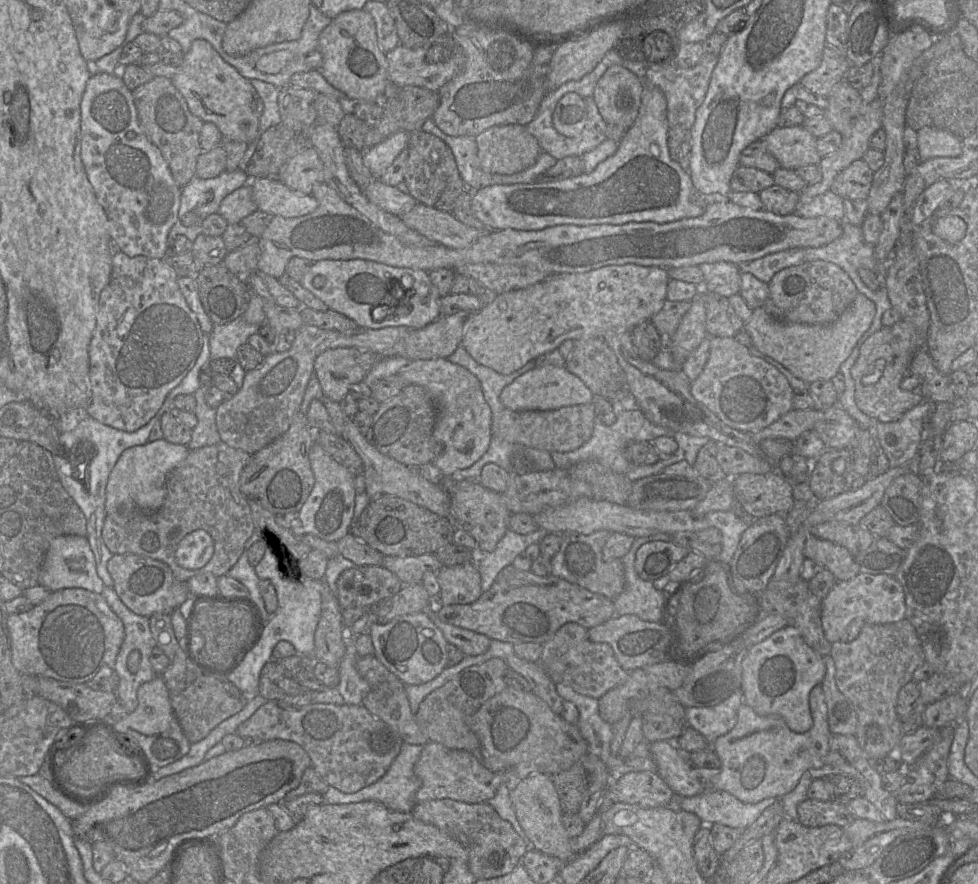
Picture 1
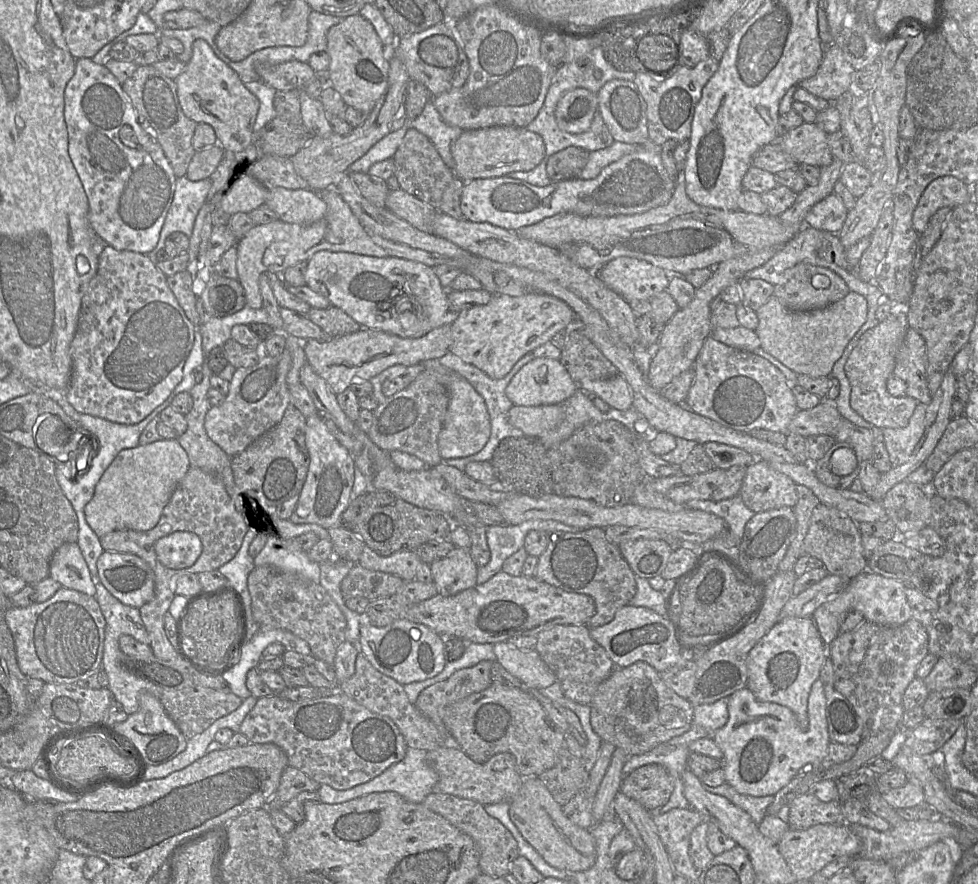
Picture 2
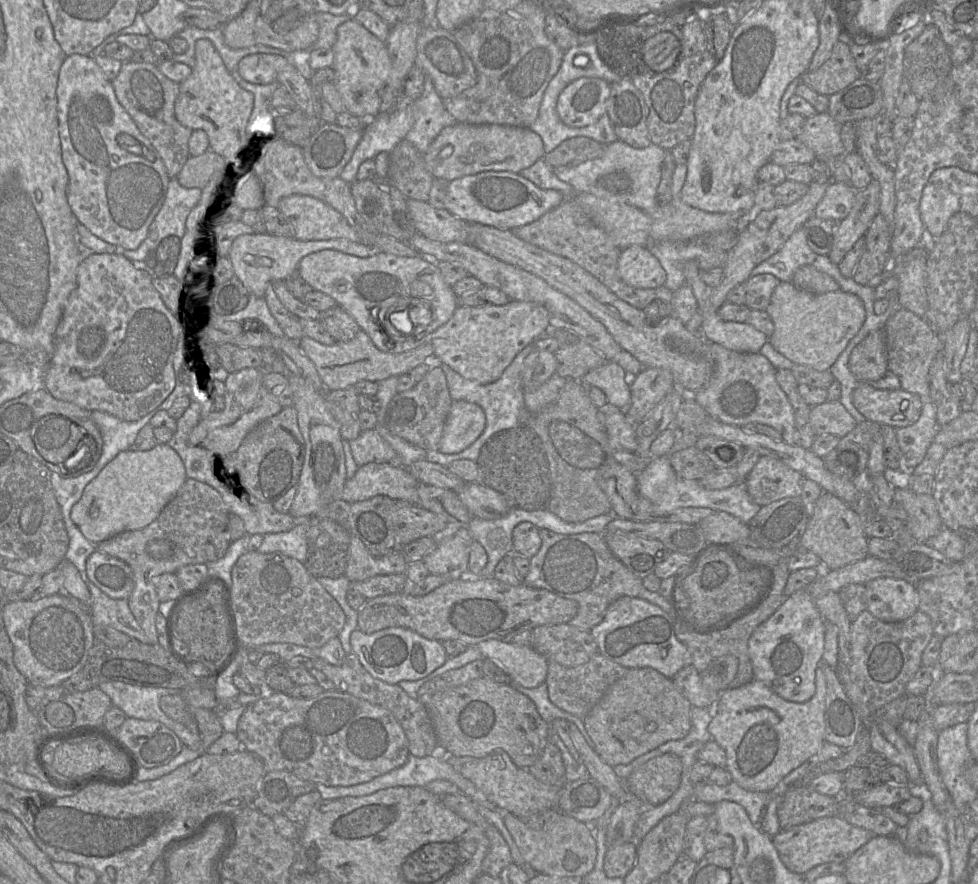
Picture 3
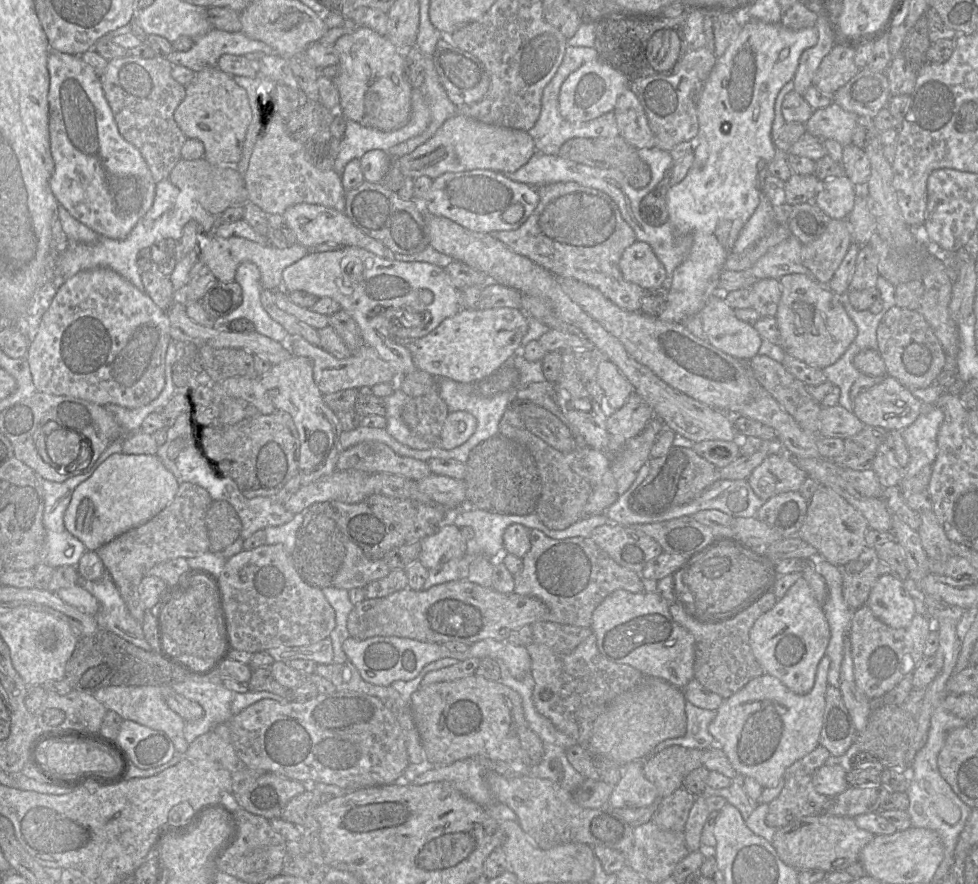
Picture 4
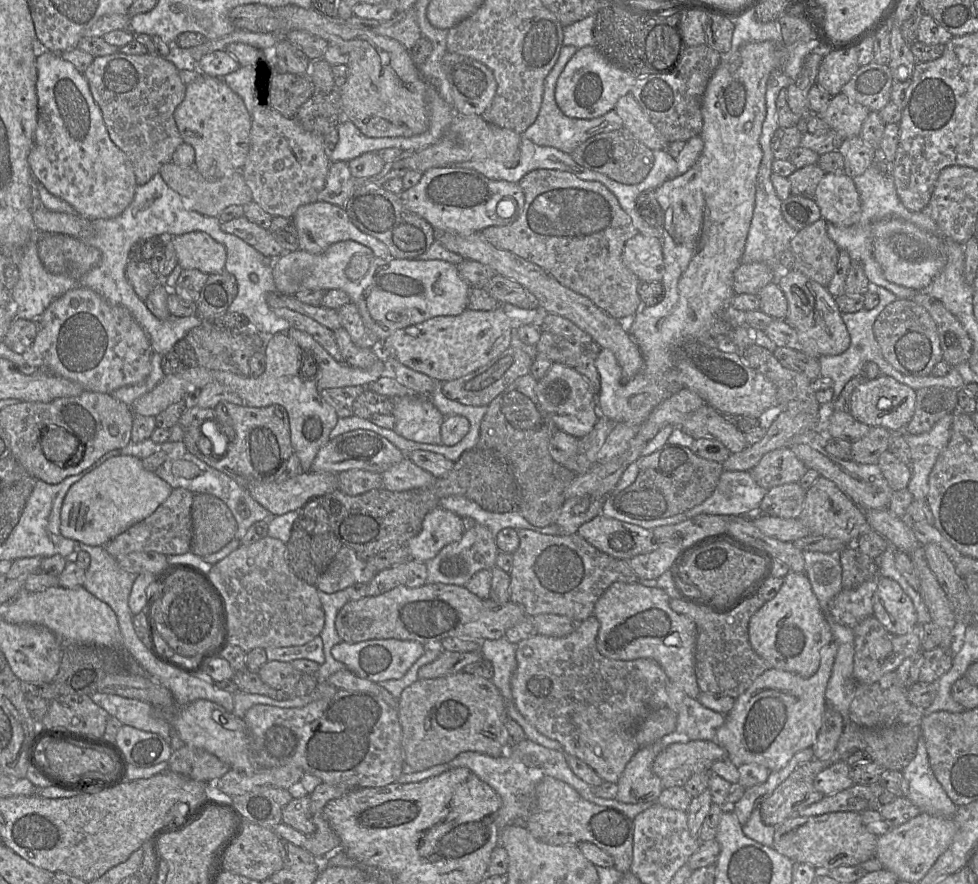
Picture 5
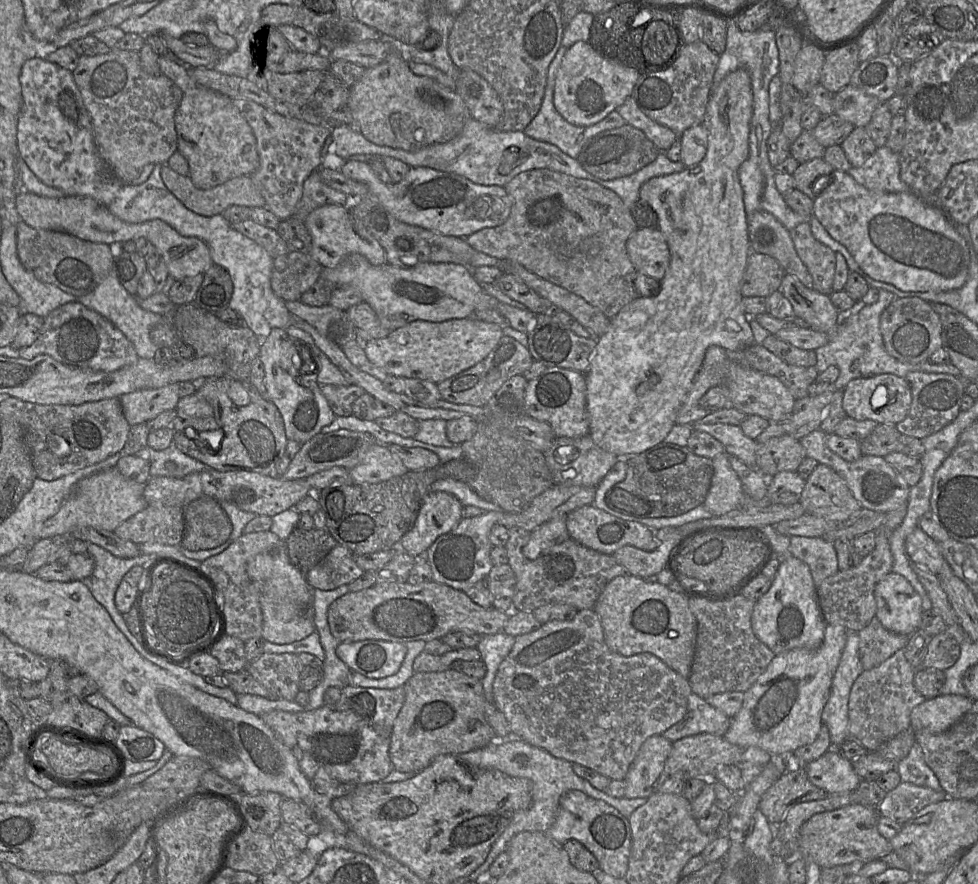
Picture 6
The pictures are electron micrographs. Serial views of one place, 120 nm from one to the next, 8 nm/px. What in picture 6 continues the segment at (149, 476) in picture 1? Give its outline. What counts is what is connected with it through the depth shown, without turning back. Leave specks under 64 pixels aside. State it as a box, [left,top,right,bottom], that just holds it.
[39,467,148,538]

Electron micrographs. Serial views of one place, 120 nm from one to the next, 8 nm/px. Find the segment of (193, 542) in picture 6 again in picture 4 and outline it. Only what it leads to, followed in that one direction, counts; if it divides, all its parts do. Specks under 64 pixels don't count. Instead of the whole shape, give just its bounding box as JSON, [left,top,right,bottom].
[205,501,241,552]

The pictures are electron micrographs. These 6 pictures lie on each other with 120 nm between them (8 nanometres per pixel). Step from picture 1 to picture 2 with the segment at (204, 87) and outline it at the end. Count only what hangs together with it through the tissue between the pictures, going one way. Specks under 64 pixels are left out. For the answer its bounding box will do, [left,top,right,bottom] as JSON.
[174,39,260,155]

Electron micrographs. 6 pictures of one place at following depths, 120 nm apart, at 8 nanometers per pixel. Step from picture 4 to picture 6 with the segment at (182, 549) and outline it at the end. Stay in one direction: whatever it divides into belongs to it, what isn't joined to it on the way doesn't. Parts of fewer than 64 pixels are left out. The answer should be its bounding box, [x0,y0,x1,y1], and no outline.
[114,506,185,545]

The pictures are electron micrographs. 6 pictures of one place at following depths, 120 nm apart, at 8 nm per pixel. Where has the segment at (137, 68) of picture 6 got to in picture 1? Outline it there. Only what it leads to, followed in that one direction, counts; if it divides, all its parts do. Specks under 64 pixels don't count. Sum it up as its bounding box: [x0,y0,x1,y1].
[132,76,204,188]

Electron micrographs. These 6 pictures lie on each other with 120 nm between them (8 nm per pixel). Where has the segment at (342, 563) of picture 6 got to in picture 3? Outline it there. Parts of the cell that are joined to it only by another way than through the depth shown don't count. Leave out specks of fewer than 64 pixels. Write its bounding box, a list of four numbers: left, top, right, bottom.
[344,537,408,582]

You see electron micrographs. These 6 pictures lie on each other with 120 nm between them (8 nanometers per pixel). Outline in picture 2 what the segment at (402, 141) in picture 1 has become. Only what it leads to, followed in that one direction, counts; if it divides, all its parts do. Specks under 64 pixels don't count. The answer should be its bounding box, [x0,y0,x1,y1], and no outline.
[349,123,408,173]

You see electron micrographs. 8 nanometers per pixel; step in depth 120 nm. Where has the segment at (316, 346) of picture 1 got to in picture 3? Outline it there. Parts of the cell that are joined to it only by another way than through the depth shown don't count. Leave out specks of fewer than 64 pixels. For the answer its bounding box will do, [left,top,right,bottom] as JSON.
[188,368,283,457]

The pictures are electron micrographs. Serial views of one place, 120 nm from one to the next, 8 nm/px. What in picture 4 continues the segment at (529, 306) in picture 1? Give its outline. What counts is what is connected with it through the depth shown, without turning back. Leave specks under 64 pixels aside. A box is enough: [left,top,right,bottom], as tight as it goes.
[404,240,666,383]

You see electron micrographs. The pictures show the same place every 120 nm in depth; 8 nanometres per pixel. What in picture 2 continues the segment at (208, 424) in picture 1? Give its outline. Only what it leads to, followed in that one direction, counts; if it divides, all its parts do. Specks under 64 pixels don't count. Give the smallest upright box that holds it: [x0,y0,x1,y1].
[177,355,254,527]

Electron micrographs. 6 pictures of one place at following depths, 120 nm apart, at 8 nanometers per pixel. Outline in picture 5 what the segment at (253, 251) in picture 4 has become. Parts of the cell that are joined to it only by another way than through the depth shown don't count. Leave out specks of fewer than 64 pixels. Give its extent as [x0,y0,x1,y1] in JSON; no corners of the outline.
[164,231,226,274]

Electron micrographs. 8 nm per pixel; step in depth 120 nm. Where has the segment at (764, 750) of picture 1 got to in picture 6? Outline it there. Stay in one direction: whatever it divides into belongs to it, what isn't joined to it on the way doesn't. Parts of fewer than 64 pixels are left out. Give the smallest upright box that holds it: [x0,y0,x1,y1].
[724,624,847,758]

